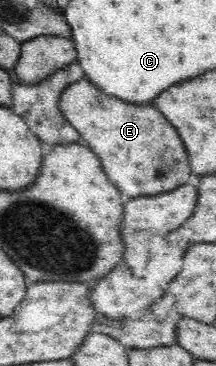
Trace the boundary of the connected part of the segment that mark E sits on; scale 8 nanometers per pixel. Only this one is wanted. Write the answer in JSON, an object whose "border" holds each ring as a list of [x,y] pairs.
{"border":[[[86,76],[70,84],[60,95],[59,109],[66,121],[79,132],[84,143],[101,160],[108,180],[123,198],[154,196],[186,185],[191,172],[187,148],[176,128],[153,105],[136,105],[99,90]]]}

